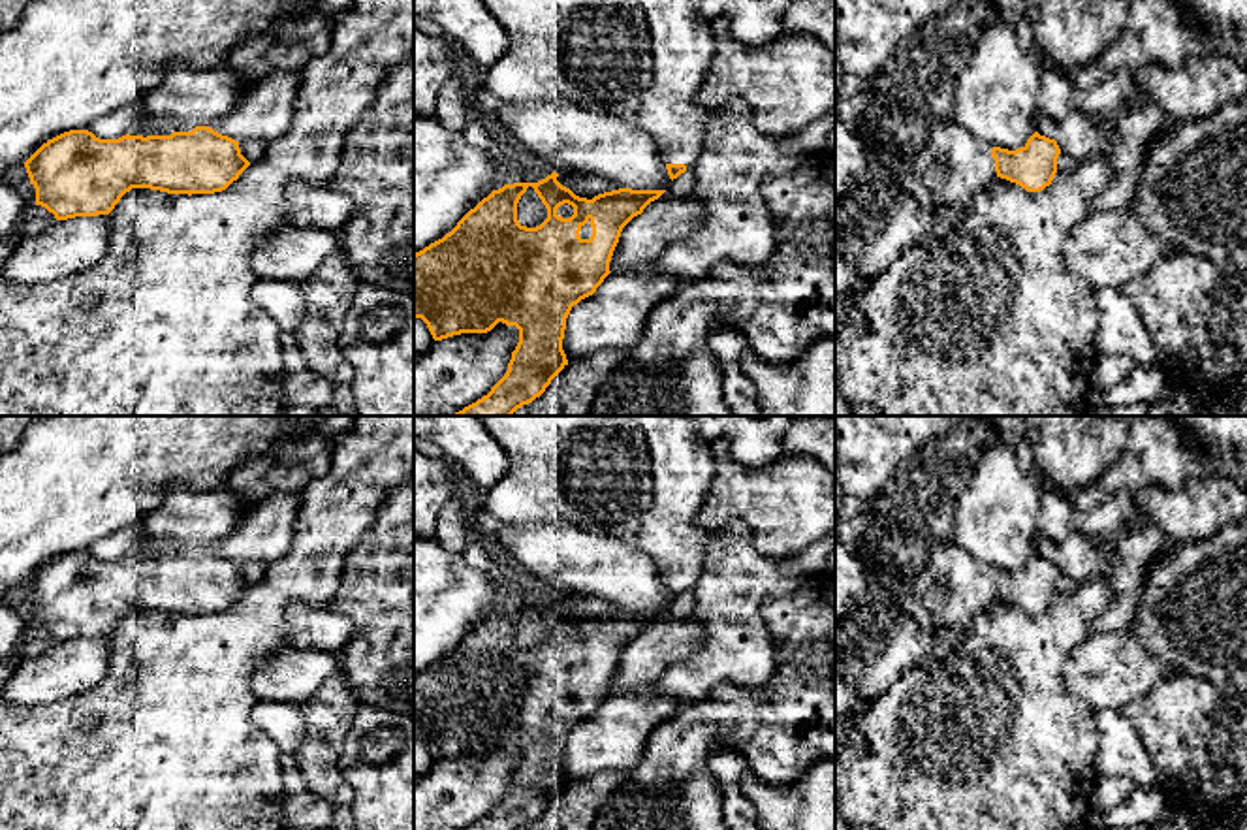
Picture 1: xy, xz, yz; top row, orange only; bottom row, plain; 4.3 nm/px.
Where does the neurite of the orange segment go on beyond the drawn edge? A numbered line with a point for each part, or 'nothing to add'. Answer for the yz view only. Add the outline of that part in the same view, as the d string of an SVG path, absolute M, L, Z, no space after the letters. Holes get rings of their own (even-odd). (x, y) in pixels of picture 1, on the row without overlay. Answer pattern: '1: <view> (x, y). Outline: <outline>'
1: yz (950, 590). Outline: M950 538L931 546L925 565L908 576L901 612L931 632L965 630L997 600L991 574Z

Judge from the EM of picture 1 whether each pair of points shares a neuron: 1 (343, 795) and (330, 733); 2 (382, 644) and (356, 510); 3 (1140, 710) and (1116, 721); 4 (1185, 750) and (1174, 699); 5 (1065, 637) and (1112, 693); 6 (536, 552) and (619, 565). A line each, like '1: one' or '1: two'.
1: one
2: two
3: two
4: one
5: two
6: one

